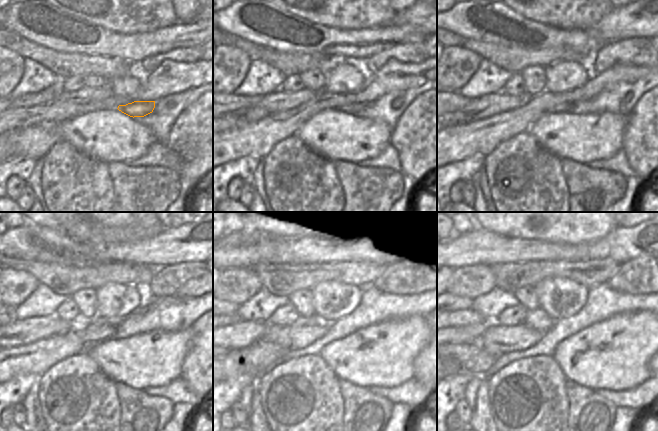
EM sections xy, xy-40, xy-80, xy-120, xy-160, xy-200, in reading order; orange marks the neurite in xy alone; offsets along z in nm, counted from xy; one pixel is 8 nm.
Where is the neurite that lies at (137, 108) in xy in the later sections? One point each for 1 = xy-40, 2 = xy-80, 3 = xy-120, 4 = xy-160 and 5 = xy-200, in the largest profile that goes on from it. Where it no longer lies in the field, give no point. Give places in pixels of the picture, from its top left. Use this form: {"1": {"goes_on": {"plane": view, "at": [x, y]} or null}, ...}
{"1": {"goes_on": {"plane": "xy-40", "at": [352, 109]}}, "2": {"goes_on": {"plane": "xy-80", "at": [564, 107]}}, "3": {"goes_on": {"plane": "xy-120", "at": [97, 330]}}, "4": {"goes_on": {"plane": "xy-160", "at": [306, 330]}}, "5": {"goes_on": {"plane": "xy-200", "at": [497, 339]}}}

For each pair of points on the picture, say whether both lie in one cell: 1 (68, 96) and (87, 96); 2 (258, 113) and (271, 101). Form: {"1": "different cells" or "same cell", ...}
{"1": "same cell", "2": "different cells"}

